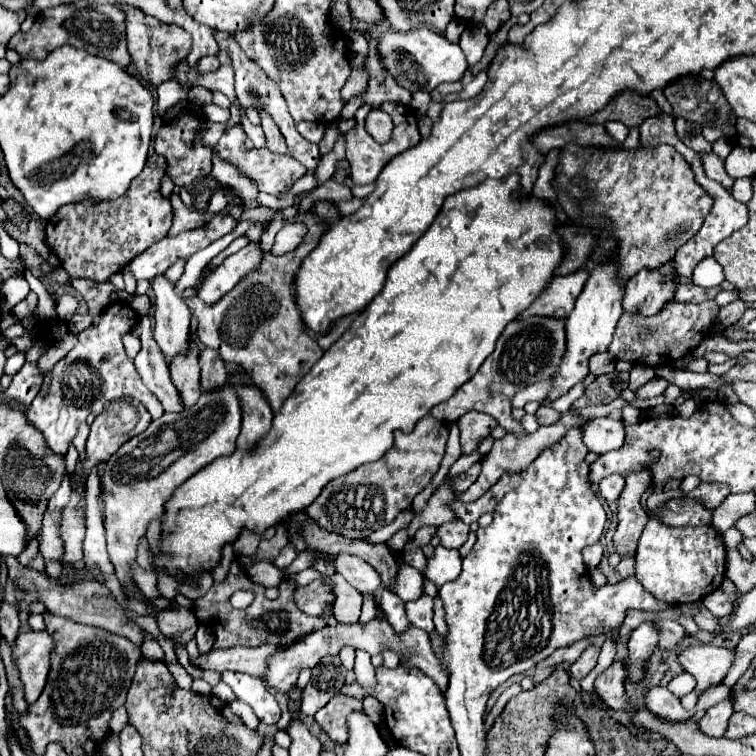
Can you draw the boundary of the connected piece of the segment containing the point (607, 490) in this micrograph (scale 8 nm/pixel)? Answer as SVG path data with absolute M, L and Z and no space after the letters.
M612 473L612 475L608 475L608 477L604 477L604 479L600 481L600 495L602 495L608 503L618 501L622 489L624 489L624 477L622 477L622 475Z

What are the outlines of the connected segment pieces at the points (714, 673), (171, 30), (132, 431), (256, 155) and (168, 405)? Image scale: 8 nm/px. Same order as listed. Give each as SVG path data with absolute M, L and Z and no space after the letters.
M696 645L696 647L686 647L678 651L678 663L682 665L684 671L694 675L696 679L696 689L682 697L682 707L684 709L694 709L698 701L698 693L718 685L728 669L732 667L734 661L734 651L724 649L724 647L714 647L714 645Z
M120 5L120 7L126 11L128 51L132 55L134 65L136 65L138 77L152 87L158 87L164 81L176 79L176 63L180 63L180 59L186 59L192 49L190 33L178 25L160 23L156 17L150 17L134 7L126 7L126 5Z
M116 399L116 401L108 403L108 407L104 407L102 415L96 417L94 423L90 425L90 435L88 435L88 443L86 443L88 457L84 461L77 462L75 473L71 475L73 490L84 498L86 496L86 481L84 480L87 480L92 467L98 461L106 461L110 455L114 455L118 451L120 445L124 445L134 435L142 433L150 425L150 421L152 421L152 417L142 407L142 403L136 403L136 399Z
M232 127L222 135L222 139L216 143L214 149L216 149L216 155L220 155L220 159L226 159L228 163L232 163L242 175L252 177L252 181L258 185L258 191L278 197L284 189L292 187L306 173L306 167L302 163L296 163L296 159L292 159L290 155L276 155L274 151L268 151L268 149L246 149L244 139L246 139L244 129Z
M140 321L140 329L142 329L142 335L140 335L142 349L134 357L136 369L142 377L142 381L146 383L146 387L158 397L164 411L180 413L184 409L184 405L182 405L180 393L176 391L176 387L170 379L168 363L162 357L162 351L158 349L158 343L152 339L150 321Z

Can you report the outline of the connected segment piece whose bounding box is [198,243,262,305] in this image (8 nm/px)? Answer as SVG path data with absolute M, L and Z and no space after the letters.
M250 243L244 249L240 249L238 253L224 259L224 263L220 267L216 267L212 271L212 275L208 275L208 279L204 281L204 285L198 291L198 297L206 305L220 301L228 291L232 291L236 287L236 283L244 275L248 275L250 271L254 271L260 265L260 255L262 255L262 251L260 251L258 243Z

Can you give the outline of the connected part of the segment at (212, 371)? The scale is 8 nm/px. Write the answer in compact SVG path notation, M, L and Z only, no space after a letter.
M204 349L200 353L200 367L202 367L202 389L204 391L216 391L220 383L224 383L228 369L220 355L212 349Z

